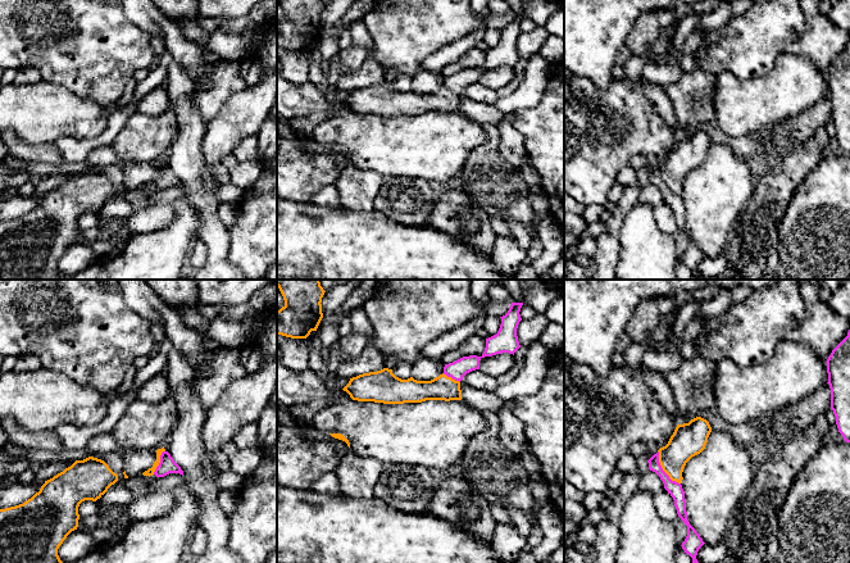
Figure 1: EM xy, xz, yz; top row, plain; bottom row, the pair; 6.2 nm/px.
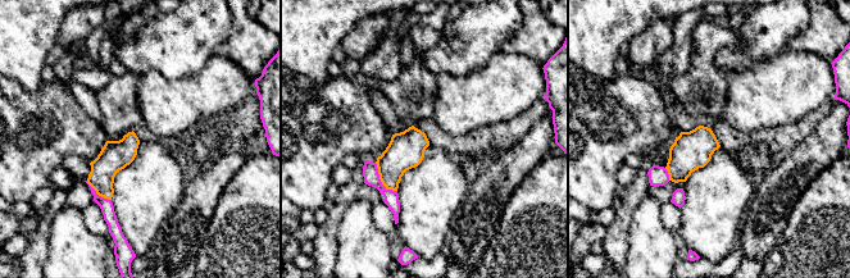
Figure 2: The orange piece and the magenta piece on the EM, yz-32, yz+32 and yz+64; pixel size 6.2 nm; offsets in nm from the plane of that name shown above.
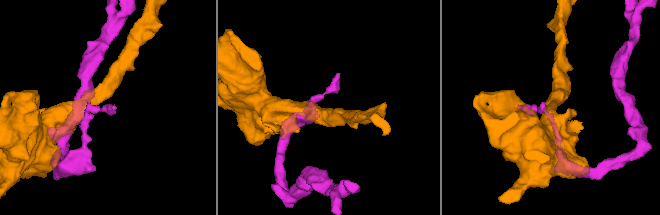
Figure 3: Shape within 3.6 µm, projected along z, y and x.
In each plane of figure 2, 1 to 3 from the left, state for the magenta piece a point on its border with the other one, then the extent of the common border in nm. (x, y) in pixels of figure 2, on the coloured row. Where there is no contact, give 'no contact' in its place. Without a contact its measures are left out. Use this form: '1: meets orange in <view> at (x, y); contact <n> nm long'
1: meets orange in yz-32 at (98, 194); contact 200 nm long
2: meets orange in yz+32 at (381, 181); contact 240 nm long
3: meets orange in yz+64 at (668, 173); contact 90 nm long

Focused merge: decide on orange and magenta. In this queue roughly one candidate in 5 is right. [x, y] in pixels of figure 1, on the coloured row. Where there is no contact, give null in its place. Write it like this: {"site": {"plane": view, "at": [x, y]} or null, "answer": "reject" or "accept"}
{"site": {"plane": "yz", "at": [663, 470]}, "answer": "reject"}

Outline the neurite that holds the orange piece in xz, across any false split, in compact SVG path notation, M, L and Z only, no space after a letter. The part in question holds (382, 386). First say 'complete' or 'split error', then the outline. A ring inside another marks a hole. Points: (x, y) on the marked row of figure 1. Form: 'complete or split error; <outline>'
complete; M388 368L353 377L342 390L353 400L383 404L462 400L460 382L444 373L431 381L401 380Z

